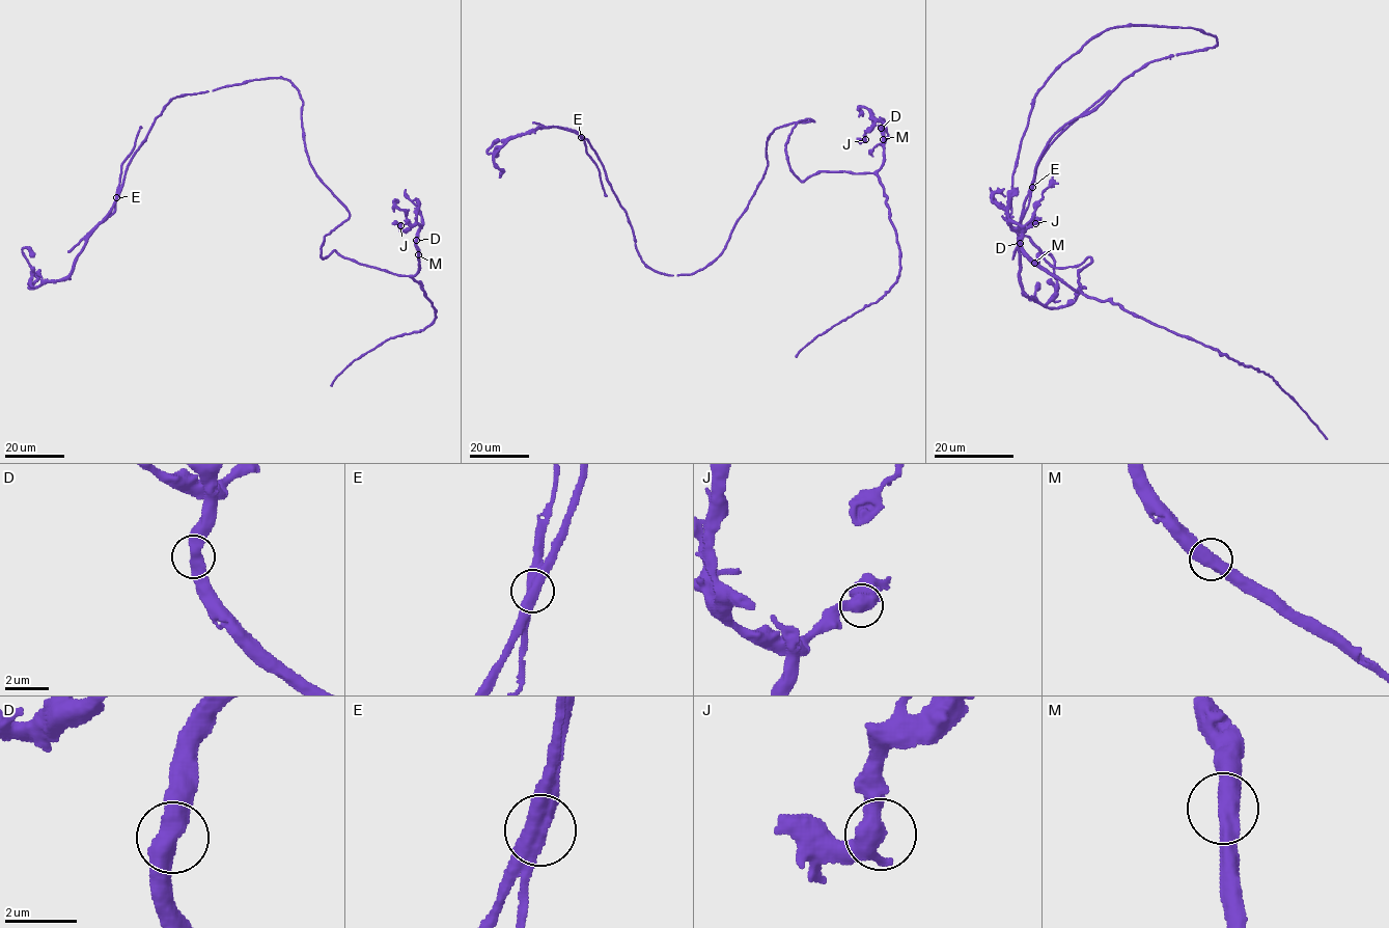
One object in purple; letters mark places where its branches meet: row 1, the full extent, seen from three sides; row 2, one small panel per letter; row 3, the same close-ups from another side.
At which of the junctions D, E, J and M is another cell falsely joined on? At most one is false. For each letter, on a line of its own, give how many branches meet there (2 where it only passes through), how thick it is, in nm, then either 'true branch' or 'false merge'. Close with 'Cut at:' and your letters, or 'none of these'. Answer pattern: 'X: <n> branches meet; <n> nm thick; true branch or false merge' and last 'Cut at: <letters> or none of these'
D: 2 branches meet; 550 nm thick; true branch
E: 2 branches meet; 550 nm thick; false merge
J: 2 branches meet; 550 nm thick; true branch
M: 2 branches meet; 550 nm thick; true branch
Cut at: E

